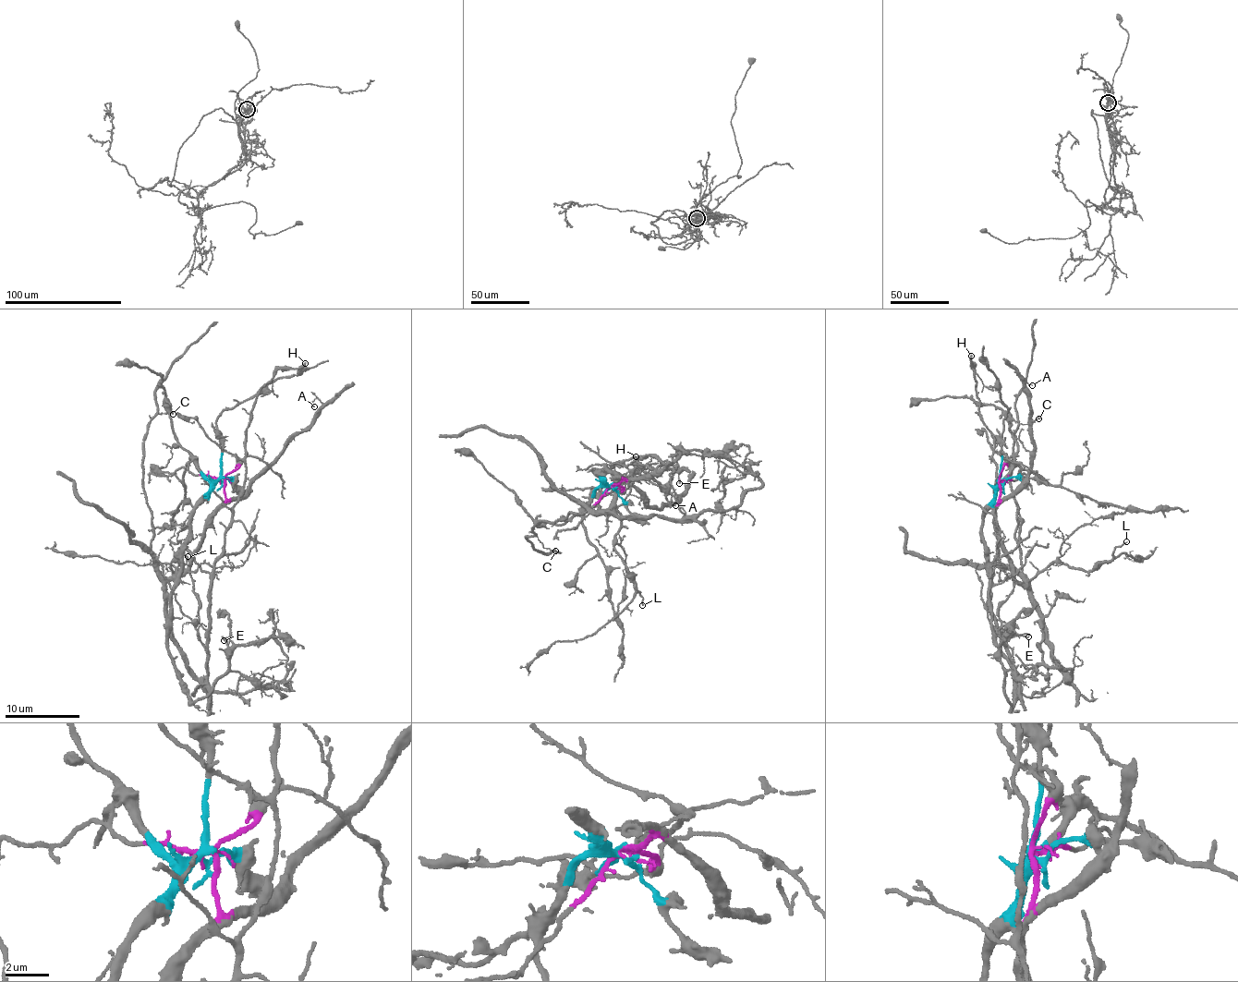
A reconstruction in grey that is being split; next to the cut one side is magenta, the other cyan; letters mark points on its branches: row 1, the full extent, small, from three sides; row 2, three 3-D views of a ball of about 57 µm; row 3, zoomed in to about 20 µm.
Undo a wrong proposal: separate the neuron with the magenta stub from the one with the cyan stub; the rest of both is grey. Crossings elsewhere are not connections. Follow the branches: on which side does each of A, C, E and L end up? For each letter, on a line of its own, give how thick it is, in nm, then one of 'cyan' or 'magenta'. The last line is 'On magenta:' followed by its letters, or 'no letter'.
A: 110 nm thick; magenta
C: 130 nm thick; magenta
E: 110 nm thick; cyan
L: 130 nm thick; magenta
On magenta: A, C, L

